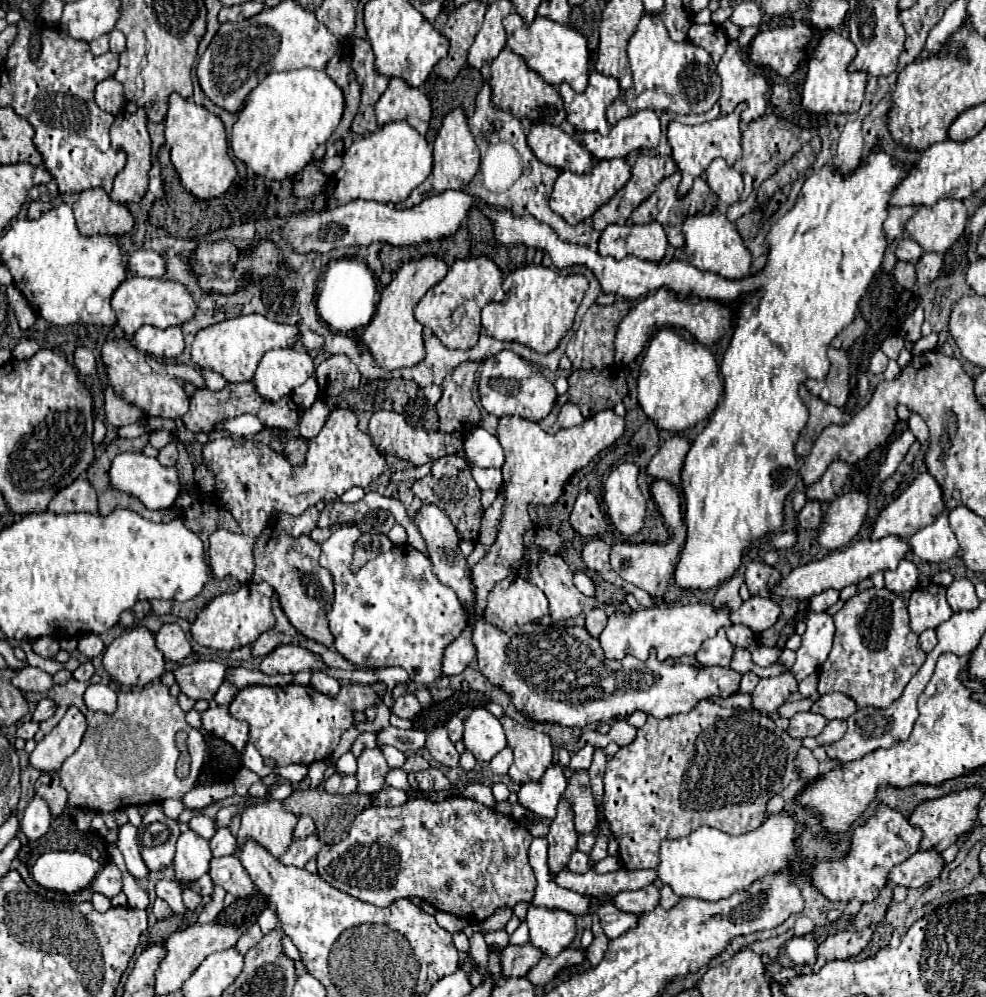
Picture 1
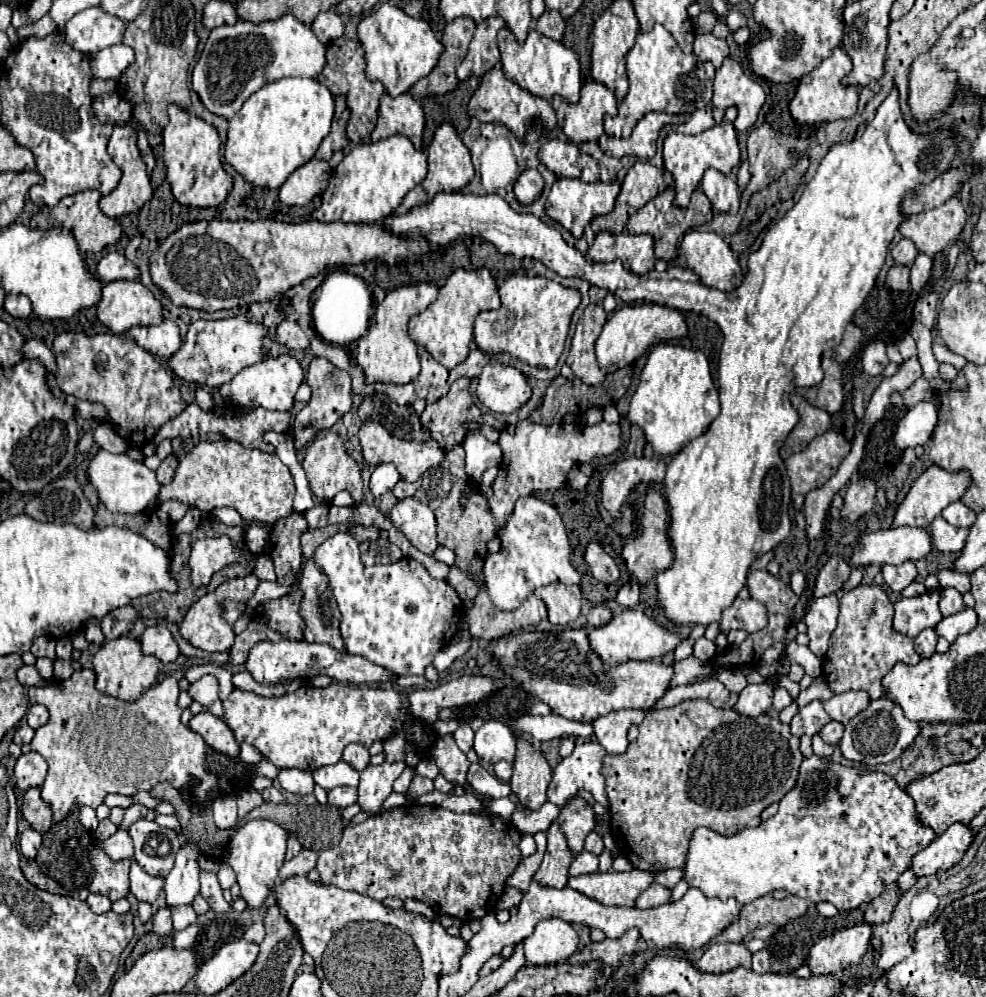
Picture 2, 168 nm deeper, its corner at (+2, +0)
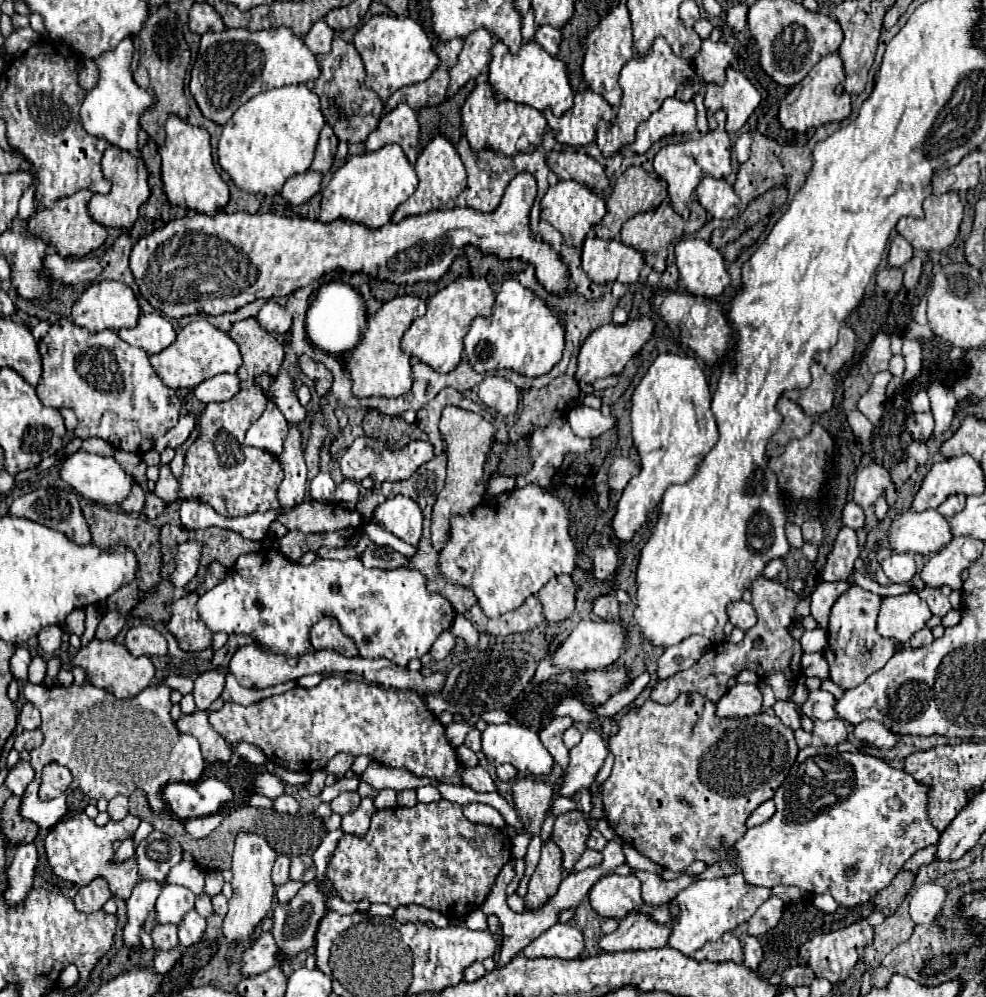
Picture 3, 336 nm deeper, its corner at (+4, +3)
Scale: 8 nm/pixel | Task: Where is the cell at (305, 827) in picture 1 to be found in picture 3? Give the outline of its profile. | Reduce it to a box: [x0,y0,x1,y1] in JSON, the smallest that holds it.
[272,855,290,885]

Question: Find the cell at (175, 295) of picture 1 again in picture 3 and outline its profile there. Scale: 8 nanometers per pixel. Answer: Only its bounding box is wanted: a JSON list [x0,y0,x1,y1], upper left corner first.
[72,281,140,333]

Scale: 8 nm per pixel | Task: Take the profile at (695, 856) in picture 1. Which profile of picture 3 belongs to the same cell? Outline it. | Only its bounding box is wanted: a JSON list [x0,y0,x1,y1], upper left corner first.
[718,745,940,907]

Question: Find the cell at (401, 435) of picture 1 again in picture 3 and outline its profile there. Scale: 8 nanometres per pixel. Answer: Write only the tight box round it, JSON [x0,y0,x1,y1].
[340,437,434,483]

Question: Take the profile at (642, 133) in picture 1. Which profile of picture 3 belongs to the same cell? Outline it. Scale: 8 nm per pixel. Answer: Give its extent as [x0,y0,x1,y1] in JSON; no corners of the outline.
[628,99,696,153]

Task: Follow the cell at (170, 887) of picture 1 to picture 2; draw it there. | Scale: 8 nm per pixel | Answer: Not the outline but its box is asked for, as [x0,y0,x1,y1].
[172,906,196,930]

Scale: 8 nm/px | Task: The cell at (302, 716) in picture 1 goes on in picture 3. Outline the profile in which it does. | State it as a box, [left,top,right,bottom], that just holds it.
[210,675,458,785]

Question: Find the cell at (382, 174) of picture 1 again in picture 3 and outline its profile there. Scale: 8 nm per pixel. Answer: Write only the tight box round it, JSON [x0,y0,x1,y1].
[320,143,418,229]

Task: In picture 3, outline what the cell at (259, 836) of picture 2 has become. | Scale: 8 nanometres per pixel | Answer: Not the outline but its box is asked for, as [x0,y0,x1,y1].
[224,831,278,943]

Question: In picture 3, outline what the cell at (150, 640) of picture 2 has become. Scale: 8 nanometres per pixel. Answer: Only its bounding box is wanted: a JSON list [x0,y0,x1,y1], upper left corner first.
[126,625,168,657]

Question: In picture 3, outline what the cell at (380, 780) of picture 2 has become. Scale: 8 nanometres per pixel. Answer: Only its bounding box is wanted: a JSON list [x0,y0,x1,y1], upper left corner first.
[342,797,376,835]

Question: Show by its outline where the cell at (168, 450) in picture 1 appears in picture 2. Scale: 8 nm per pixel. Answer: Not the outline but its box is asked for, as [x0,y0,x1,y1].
[156,456,178,484]

